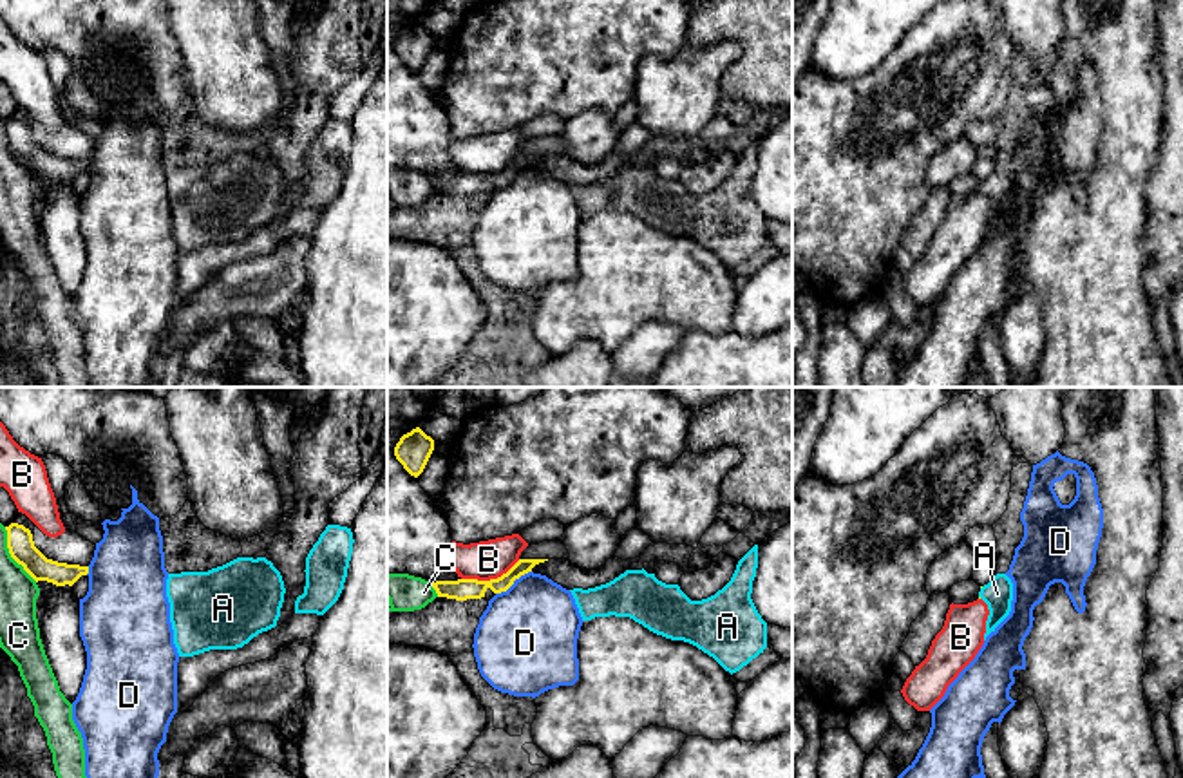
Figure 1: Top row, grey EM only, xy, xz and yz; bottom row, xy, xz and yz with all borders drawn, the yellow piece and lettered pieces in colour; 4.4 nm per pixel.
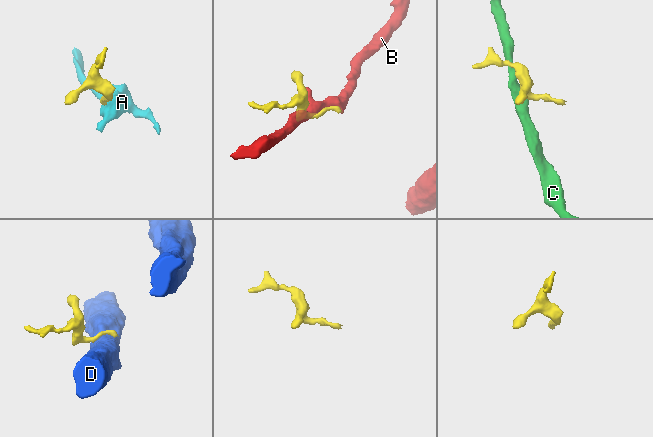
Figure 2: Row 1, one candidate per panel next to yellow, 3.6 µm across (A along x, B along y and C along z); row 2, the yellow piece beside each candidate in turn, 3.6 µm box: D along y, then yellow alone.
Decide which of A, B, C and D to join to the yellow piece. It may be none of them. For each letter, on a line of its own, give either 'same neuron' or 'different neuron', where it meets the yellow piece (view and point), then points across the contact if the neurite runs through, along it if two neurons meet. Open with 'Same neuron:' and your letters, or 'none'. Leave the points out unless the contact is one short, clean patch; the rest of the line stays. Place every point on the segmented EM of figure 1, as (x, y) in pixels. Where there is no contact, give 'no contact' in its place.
Same neuron: A
A: same neuron; no contact
B: different neuron; meets yellow in xz at (491, 579)
C: different neuron; meets yellow in xy at (9, 552); border along xy (4, 527), (8, 552), (37, 581)
D: different neuron; meets yellow in xz at (512, 583); border along xz (530, 570), (496, 594)

